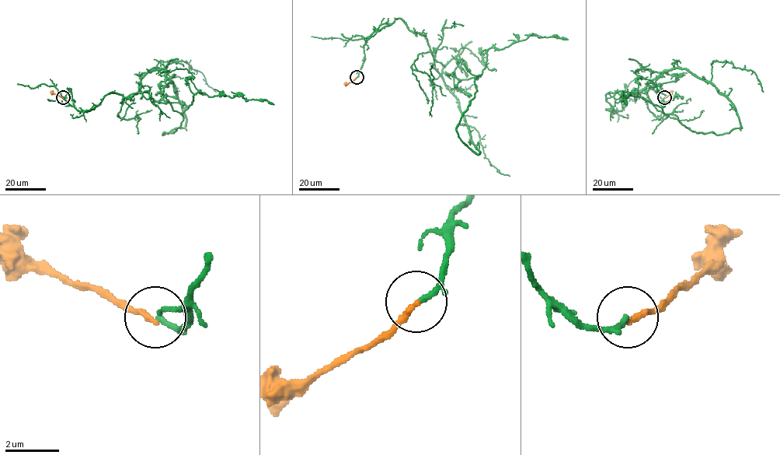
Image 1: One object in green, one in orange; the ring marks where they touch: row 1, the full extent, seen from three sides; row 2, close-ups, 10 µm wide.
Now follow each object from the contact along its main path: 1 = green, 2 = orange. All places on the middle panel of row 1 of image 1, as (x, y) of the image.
1: (356, 77), (367, 38), (401, 19), (426, 39), (477, 154), (456, 127), (487, 50), (532, 34), (567, 40)
2: (356, 77), (344, 83)

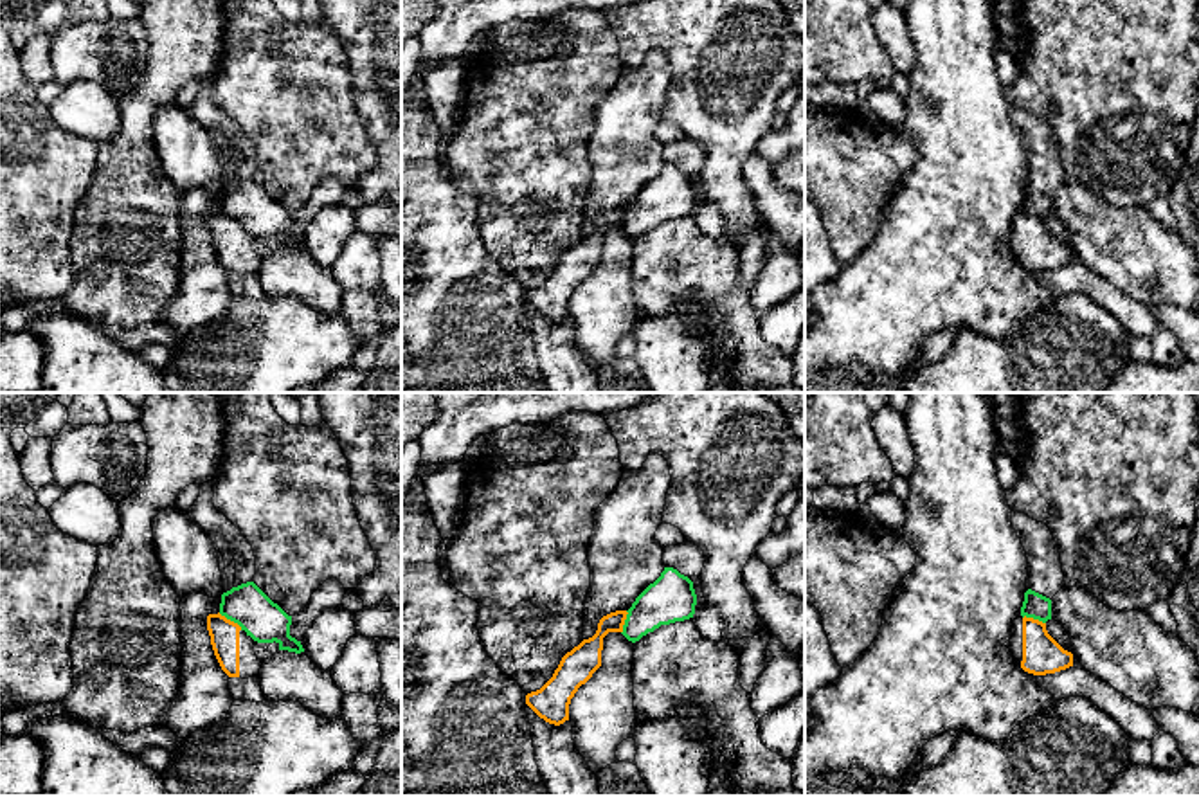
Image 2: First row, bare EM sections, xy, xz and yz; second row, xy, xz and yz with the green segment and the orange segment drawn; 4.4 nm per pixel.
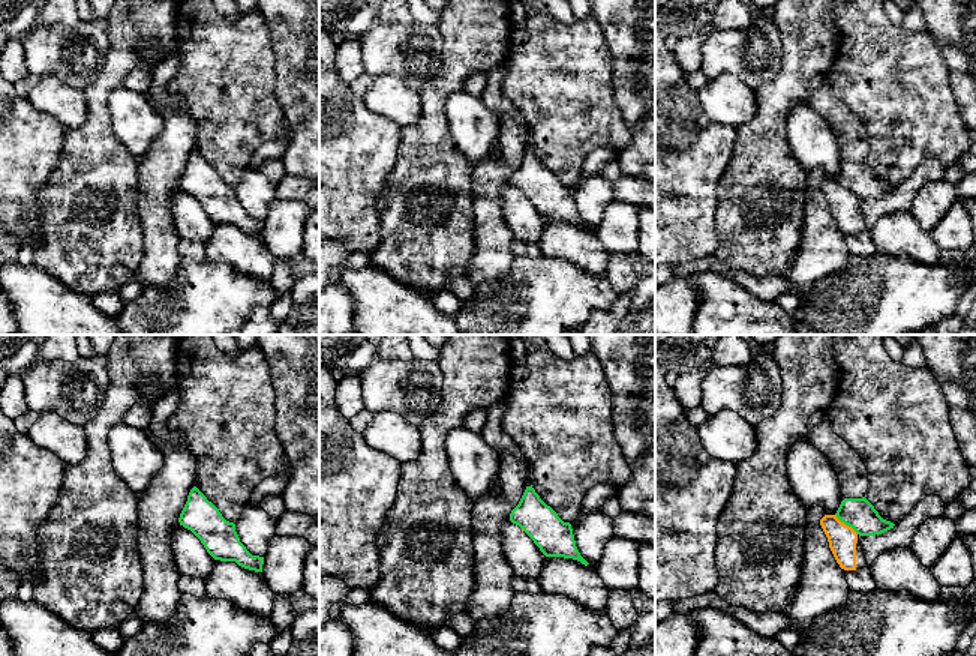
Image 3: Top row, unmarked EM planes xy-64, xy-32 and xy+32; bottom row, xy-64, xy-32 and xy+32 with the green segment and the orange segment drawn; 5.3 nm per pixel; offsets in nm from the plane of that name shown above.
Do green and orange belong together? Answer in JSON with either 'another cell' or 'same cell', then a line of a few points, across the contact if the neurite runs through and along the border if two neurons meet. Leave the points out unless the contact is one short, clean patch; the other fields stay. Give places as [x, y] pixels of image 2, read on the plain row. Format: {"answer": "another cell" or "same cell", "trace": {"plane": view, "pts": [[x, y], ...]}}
{"answer": "another cell", "trace": {"plane": "xy", "pts": [[218, 209], [242, 226]]}}

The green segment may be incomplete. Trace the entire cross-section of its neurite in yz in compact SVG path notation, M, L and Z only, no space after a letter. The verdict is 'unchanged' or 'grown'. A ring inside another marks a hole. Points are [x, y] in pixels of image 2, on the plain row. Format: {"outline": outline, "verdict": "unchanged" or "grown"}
{"outline": "M1012 108L1012 122L1028 155L1028 173L1021 213L1042 220L1051 216L1051 194L1062 185L1064 169L1059 142L1050 124L1024 110Z", "verdict": "grown"}

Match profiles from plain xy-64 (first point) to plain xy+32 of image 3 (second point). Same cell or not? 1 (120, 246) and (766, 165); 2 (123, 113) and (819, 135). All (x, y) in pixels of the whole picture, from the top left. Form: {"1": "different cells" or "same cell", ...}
{"1": "same cell", "2": "same cell"}

